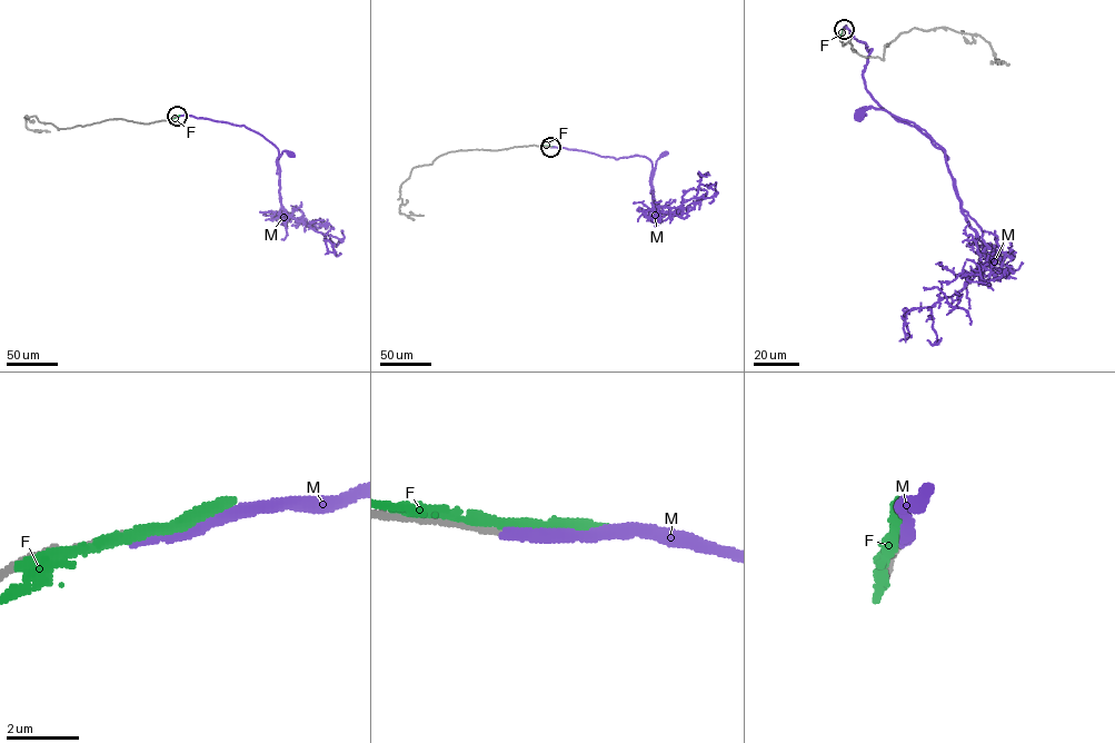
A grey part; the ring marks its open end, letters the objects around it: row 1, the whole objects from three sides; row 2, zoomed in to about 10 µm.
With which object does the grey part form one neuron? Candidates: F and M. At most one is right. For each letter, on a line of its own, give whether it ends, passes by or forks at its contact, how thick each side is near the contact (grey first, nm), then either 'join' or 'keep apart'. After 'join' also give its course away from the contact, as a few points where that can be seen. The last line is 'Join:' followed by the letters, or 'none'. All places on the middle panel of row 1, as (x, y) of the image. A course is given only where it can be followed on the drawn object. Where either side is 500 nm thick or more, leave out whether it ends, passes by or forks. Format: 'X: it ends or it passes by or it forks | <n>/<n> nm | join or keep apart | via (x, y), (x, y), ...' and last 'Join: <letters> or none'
F: it passes by | 190/280 nm | keep apart
M: it ends | 240/280 nm | keep apart
Join: none

